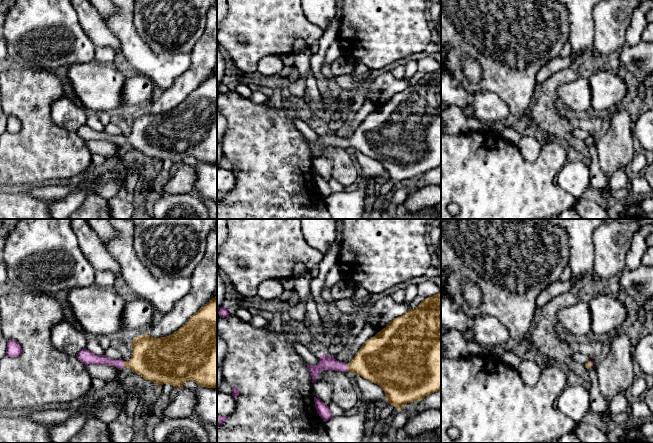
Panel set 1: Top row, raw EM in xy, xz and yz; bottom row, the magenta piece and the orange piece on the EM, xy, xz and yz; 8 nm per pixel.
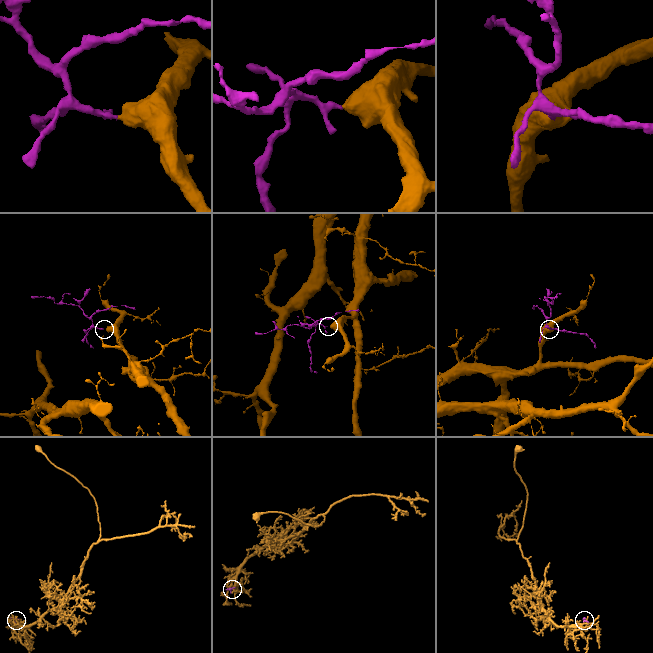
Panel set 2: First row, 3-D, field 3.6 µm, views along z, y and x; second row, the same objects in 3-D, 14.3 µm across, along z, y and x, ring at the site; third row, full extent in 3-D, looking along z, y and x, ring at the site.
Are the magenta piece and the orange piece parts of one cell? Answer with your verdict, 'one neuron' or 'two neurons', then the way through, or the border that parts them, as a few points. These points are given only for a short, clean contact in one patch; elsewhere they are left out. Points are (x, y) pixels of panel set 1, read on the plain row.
one neuron; runs through xz (326, 139), (346, 144), (376, 137)

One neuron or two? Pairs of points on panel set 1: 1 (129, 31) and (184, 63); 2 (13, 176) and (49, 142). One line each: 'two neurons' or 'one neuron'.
1: one neuron
2: one neuron

